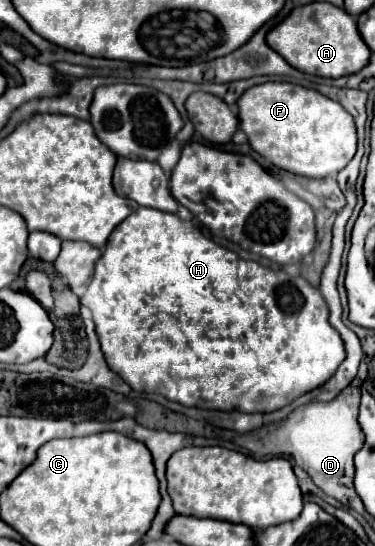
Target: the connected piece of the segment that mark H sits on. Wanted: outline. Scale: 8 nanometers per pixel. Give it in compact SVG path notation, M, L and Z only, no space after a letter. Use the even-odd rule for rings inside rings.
M140 207L136 213L126 217L110 235L102 257L96 263L94 279L88 287L88 293L80 299L82 305L86 305L92 311L96 333L102 345L102 353L106 357L108 367L118 373L134 391L140 393L156 393L164 395L170 401L178 401L186 407L200 407L200 409L220 409L220 411L242 411L242 413L268 413L276 411L288 403L292 403L296 397L320 387L328 377L332 377L338 369L338 365L344 361L344 341L340 339L340 333L328 323L328 305L320 293L320 289L312 287L304 277L296 275L290 277L284 269L272 271L256 261L244 261L236 259L234 251L228 251L220 245L216 245L212 239L204 237L198 227L192 225L192 221L182 221L176 213L164 213L158 209Z

